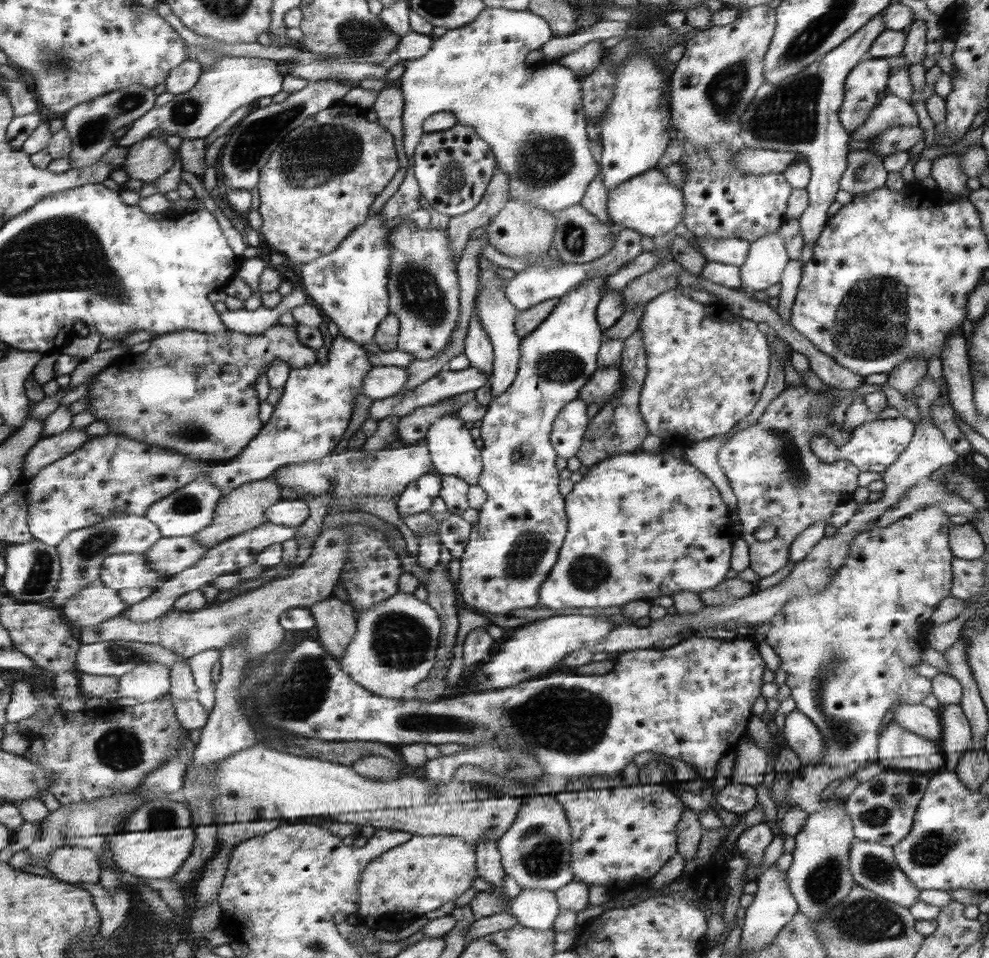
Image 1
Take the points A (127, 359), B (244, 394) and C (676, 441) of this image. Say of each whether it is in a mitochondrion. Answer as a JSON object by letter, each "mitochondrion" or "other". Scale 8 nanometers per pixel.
{"A":"other","B":"other","C":"other"}

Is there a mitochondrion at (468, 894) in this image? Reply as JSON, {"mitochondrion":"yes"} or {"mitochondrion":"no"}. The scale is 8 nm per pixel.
{"mitochondrion":"no"}

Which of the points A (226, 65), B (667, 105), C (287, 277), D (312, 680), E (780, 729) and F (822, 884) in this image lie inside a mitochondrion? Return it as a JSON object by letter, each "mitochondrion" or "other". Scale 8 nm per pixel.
{"A":"other","B":"other","C":"other","D":"mitochondrion","E":"other","F":"mitochondrion"}

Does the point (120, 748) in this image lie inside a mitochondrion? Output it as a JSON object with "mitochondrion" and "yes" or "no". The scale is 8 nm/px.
{"mitochondrion":"yes"}

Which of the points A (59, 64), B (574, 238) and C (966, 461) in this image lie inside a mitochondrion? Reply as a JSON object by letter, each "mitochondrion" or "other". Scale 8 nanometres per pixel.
{"A":"mitochondrion","B":"mitochondrion","C":"other"}

